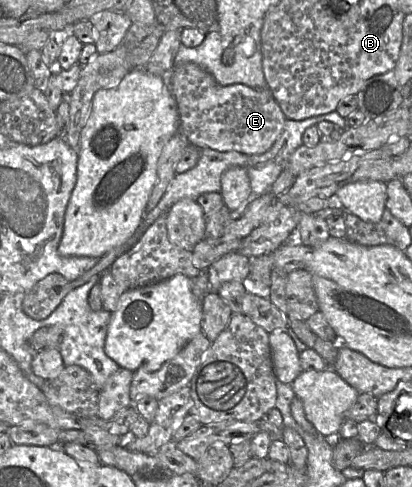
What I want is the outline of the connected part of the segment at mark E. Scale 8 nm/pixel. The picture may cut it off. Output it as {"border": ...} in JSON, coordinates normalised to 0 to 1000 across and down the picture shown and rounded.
{"border":[[[473,129],[422,133],[410,185],[430,214],[444,275],[483,306],[638,316],[675,285],[697,246],[650,181],[617,183],[590,172],[536,177]]]}

